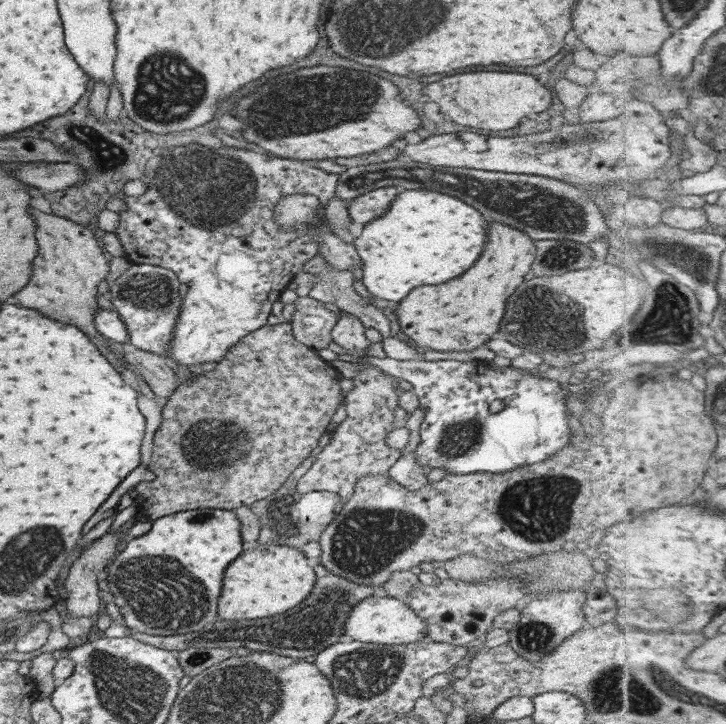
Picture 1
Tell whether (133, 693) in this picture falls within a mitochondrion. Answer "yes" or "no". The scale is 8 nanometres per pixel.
yes

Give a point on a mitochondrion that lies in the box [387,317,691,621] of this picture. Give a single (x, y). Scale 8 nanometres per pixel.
(538, 509)

